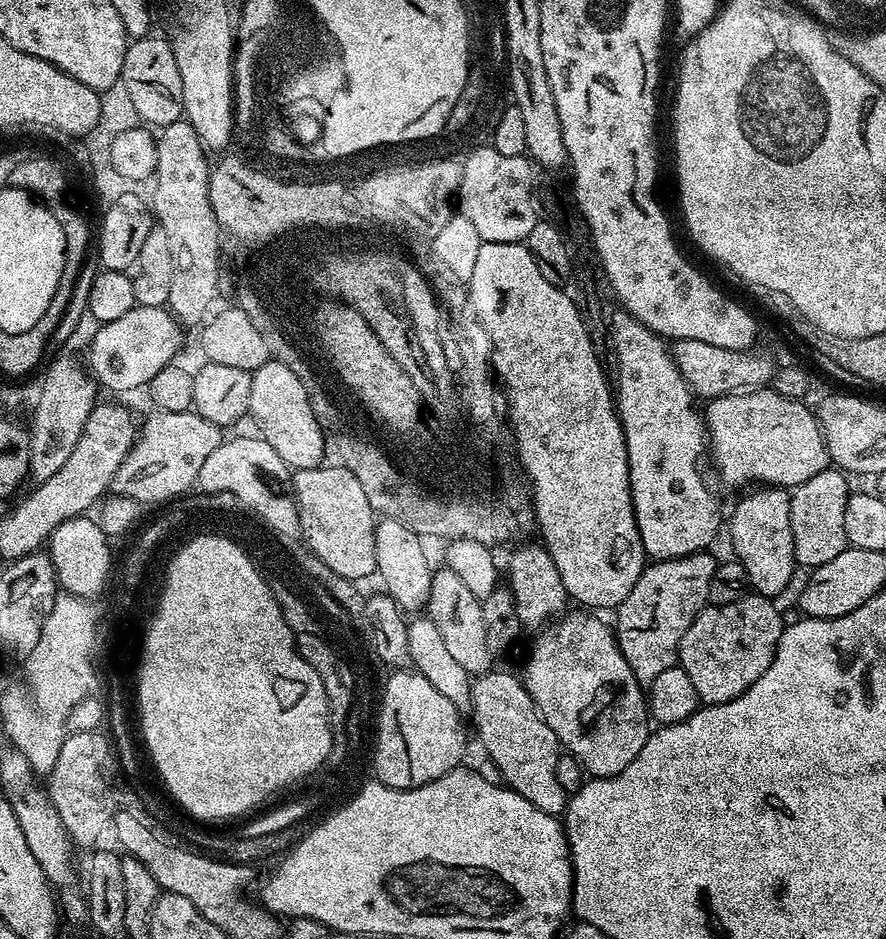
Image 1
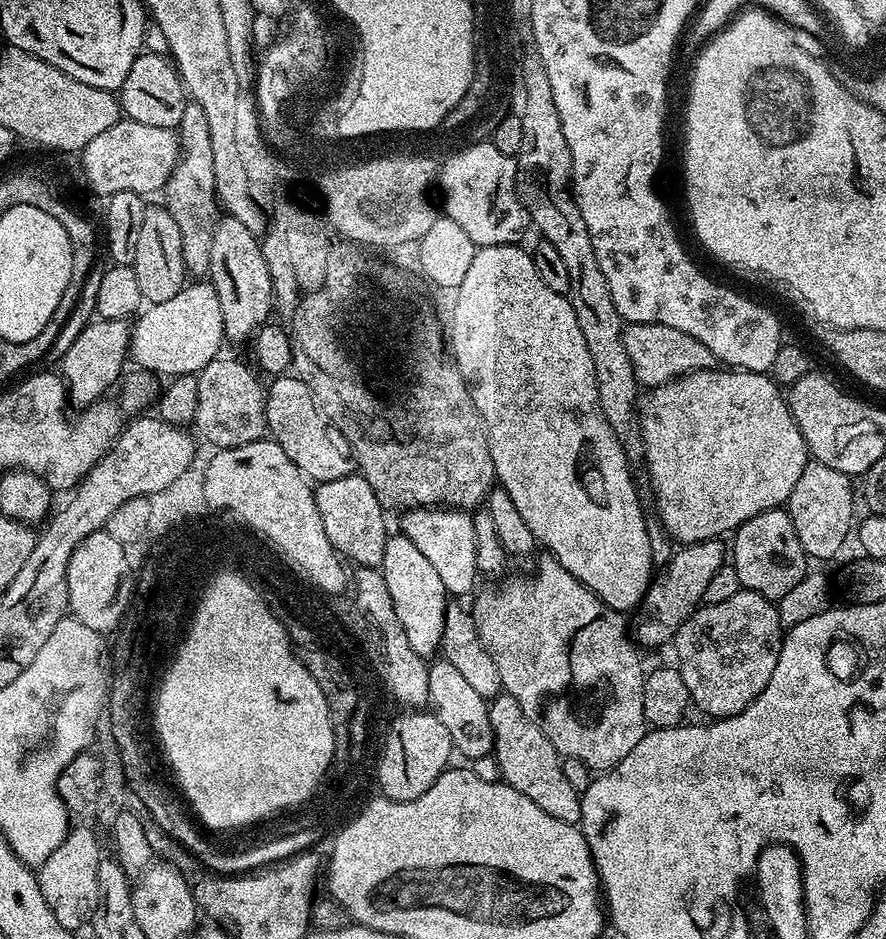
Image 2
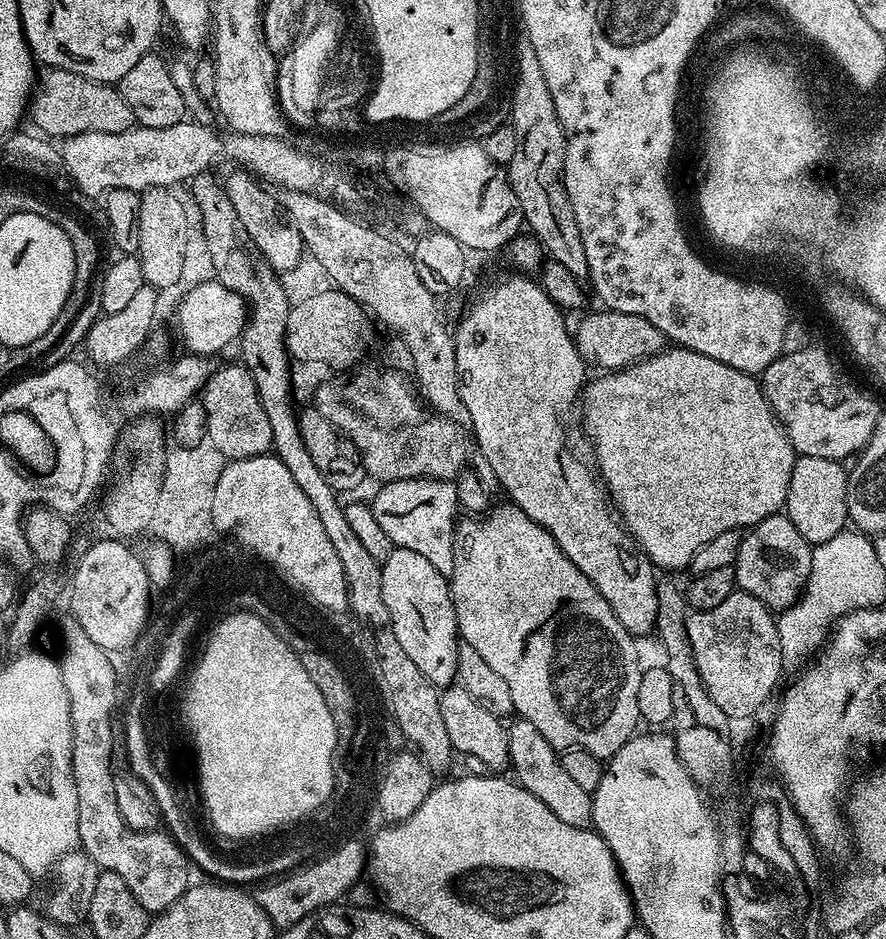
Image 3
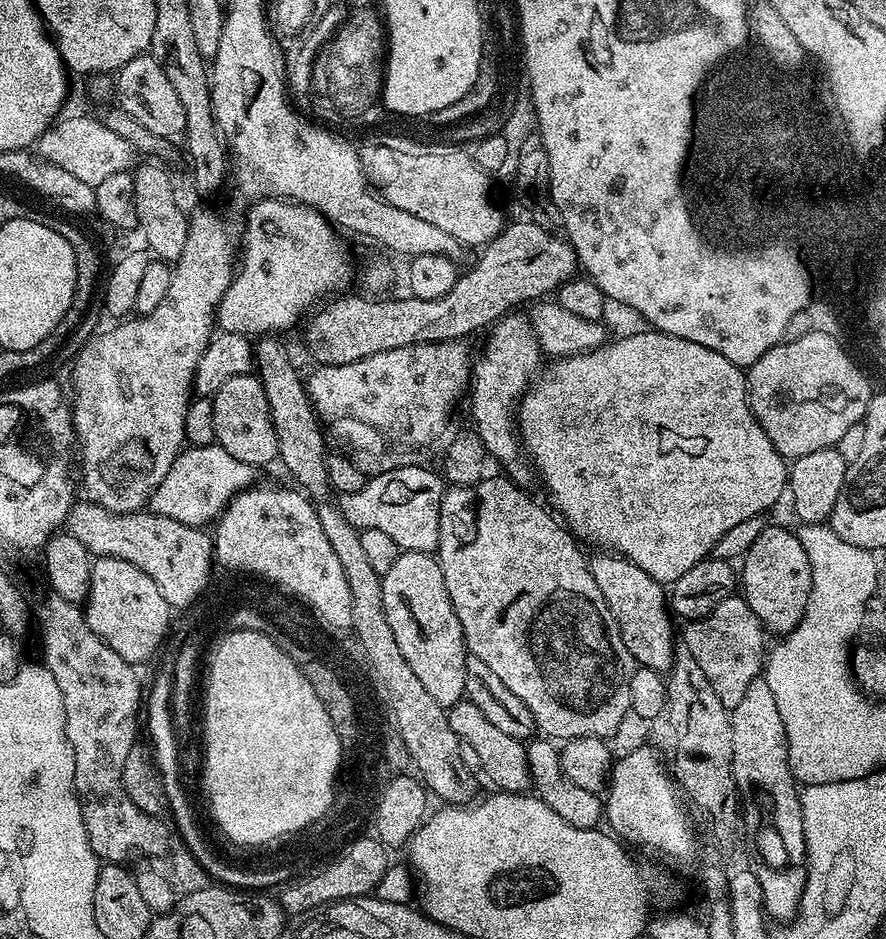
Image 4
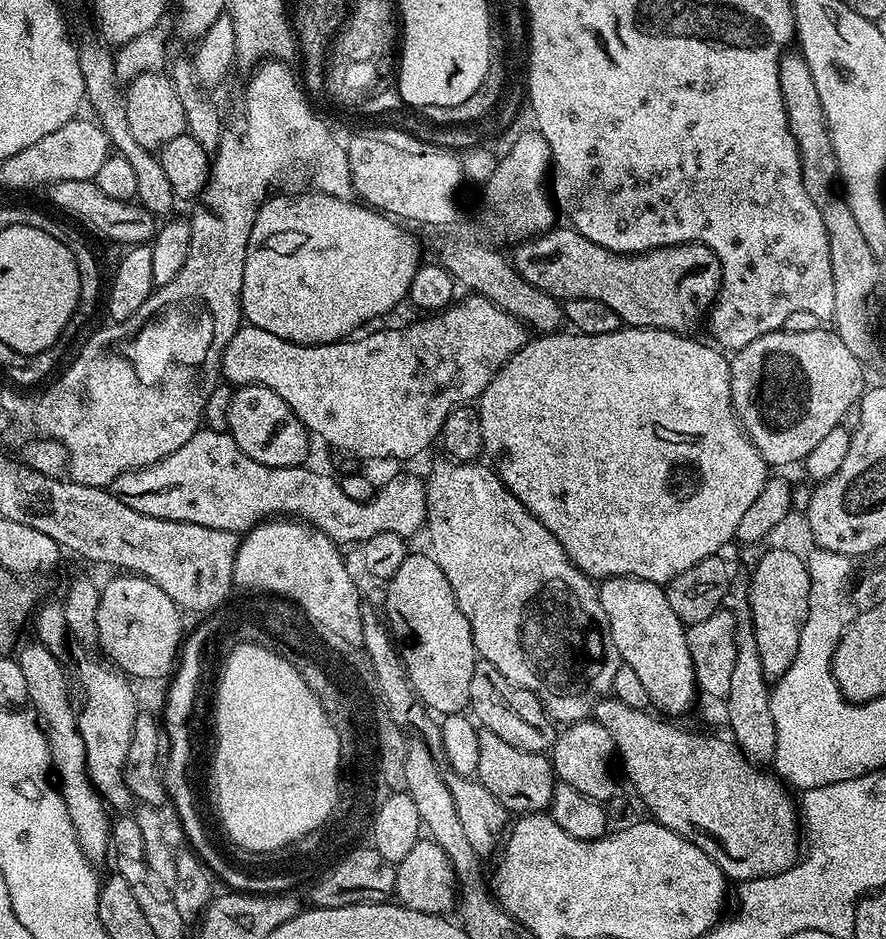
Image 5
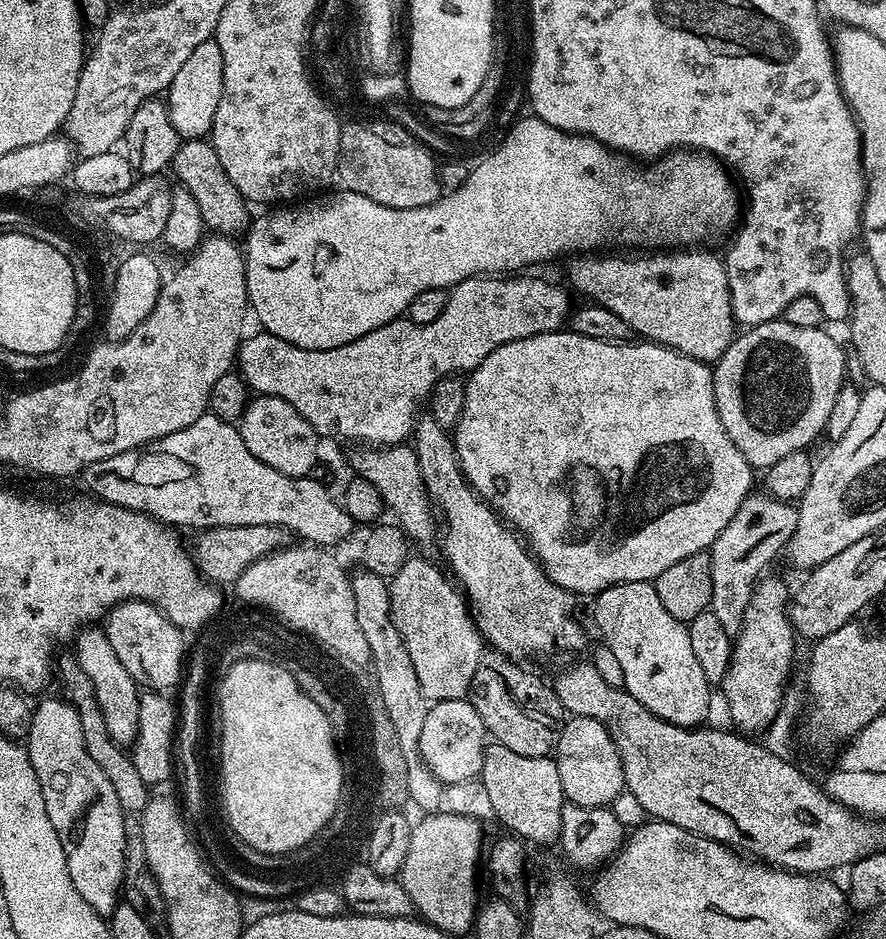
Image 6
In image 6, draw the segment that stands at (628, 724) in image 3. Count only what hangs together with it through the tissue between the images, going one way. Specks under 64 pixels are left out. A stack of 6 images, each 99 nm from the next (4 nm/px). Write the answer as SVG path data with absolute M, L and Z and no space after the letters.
M431 414L417 419L414 447L428 497L442 521L444 556L485 641L517 662L527 661L527 656L544 656L554 651L556 644L578 647L584 636L576 621L576 593L554 583L523 539L469 486L460 470L453 437Z

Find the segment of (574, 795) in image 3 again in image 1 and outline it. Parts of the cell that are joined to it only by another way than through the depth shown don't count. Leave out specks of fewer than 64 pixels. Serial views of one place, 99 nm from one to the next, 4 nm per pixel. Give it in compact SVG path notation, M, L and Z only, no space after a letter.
M489 670L472 681L472 707L470 717L476 723L483 755L502 770L504 784L513 788L526 802L546 810L546 814L559 817L568 806L570 793L558 783L558 762L562 745L554 730L546 726L542 714L536 709L534 698L524 688L519 675Z

